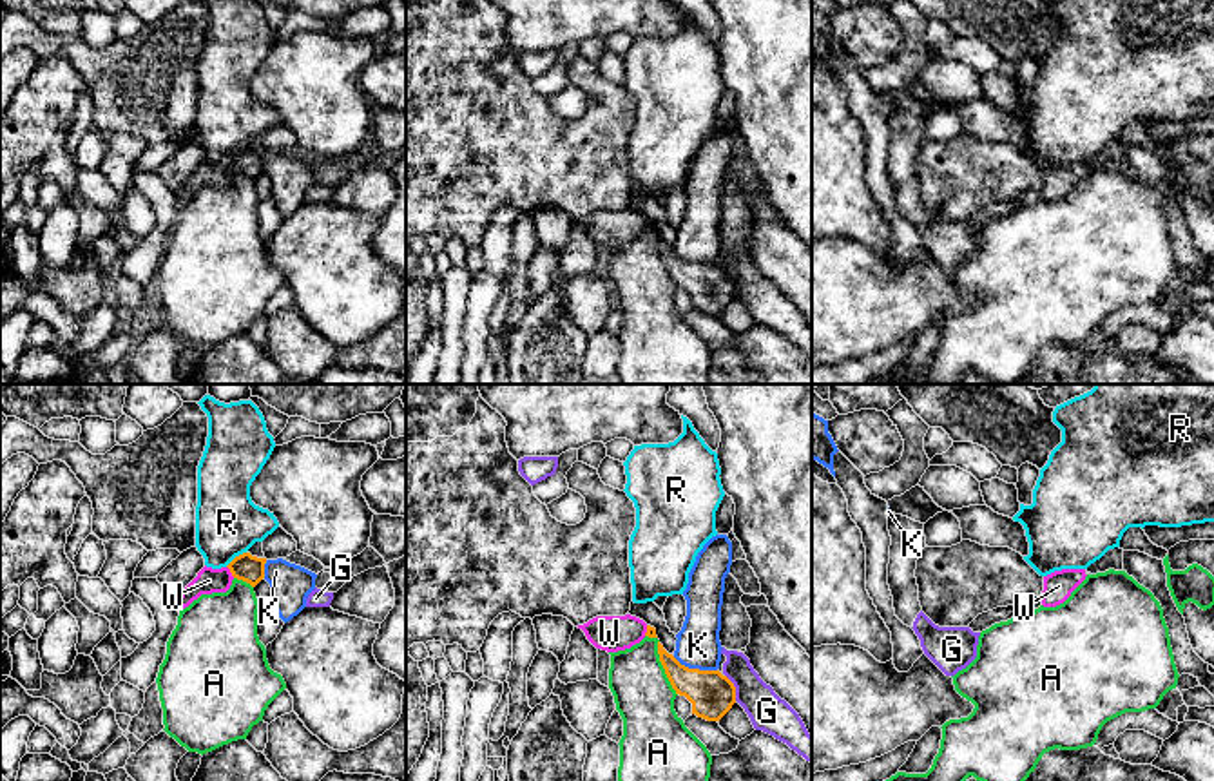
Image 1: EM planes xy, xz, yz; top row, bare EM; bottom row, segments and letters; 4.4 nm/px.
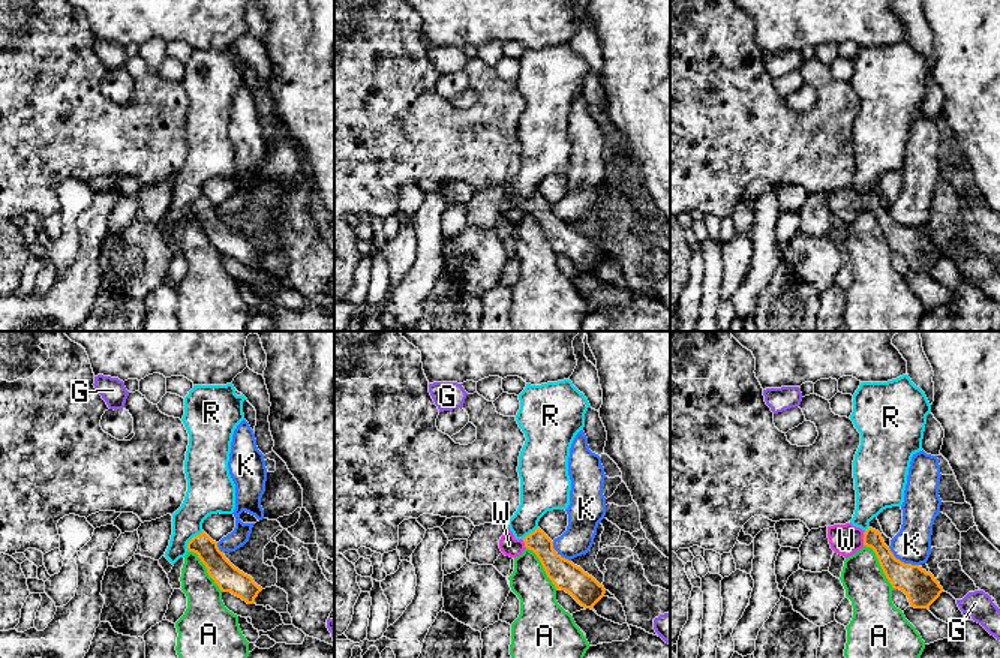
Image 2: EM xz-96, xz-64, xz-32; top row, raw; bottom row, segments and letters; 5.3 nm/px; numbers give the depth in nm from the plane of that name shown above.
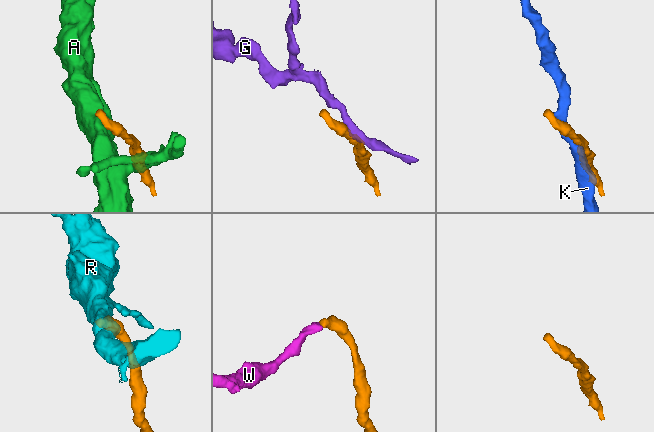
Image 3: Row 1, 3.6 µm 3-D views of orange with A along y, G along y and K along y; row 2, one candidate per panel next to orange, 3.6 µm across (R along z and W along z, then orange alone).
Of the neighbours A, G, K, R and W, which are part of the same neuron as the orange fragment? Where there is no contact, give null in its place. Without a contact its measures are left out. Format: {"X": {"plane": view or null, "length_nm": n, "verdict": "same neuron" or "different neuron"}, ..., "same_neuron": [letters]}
{"A": {"plane": "xz", "length_nm": 300, "verdict": "different neuron"}, "G": {"plane": "xz", "length_nm": 130, "verdict": "different neuron"}, "K": {"plane": "xz", "length_nm": 220, "verdict": "different neuron"}, "R": {"plane": "xy", "length_nm": 120, "verdict": "different neuron"}, "W": {"plane": "xy", "length_nm": 70, "verdict": "same neuron"}, "same_neuron": ["W"]}

